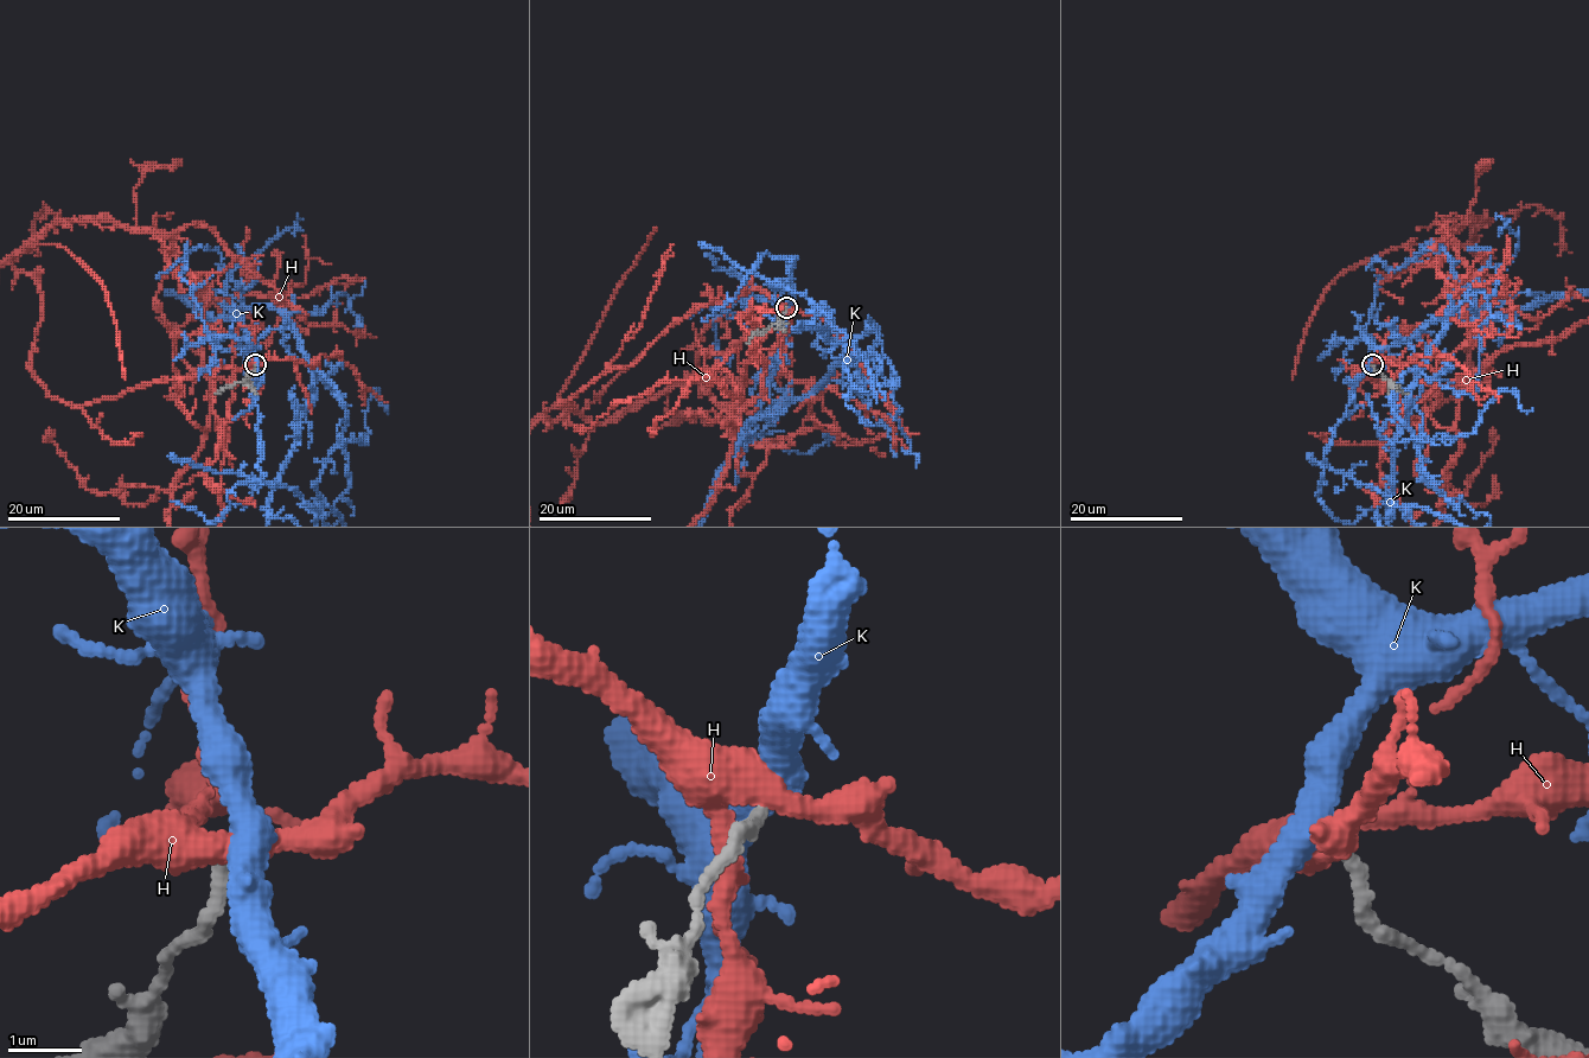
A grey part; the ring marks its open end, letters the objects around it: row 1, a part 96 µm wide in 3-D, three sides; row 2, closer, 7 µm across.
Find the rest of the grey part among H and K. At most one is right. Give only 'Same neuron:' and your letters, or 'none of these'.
Same neuron: K

